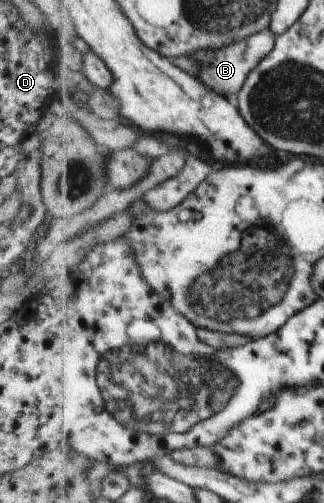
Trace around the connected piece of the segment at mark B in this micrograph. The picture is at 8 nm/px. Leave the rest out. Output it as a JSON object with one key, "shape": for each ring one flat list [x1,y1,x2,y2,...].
{"shape":[[269,27,261,31,261,33,254,33,244,40,236,41,233,45,225,47,225,49,199,51,197,55,193,55,193,59,197,59,199,65,201,65,199,79,201,79,205,85,209,85,209,87,211,87,215,93,219,93,219,95,239,93,239,91,243,89,247,77,249,77,257,65,274,50,276,39,276,33]]}

